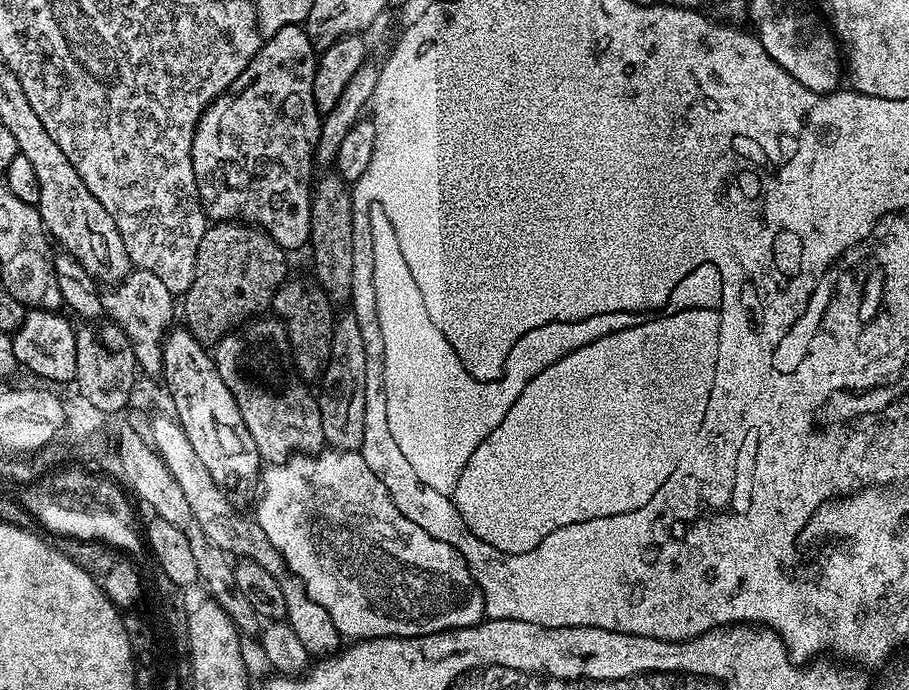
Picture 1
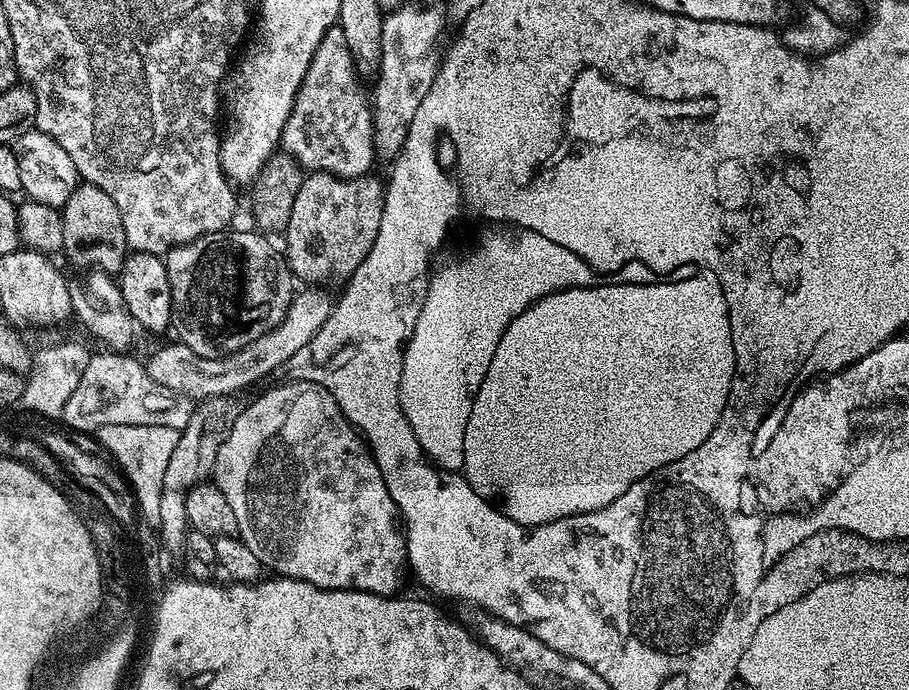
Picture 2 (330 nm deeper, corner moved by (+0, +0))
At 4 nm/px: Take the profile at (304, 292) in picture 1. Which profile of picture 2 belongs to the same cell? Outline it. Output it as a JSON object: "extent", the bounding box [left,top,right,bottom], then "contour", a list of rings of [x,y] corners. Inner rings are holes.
{"extent":[282,172,386,286],"contour":[[[308,172],[305,175],[302,186],[298,190],[298,194],[294,198],[294,206],[290,210],[290,222],[288,227],[282,233],[282,255],[288,262],[288,269],[291,270],[293,277],[297,281],[301,280],[301,285],[304,286],[324,286],[327,285],[327,280],[332,280],[335,276],[347,278],[354,274],[354,270],[366,258],[366,254],[370,250],[370,246],[374,246],[374,238],[378,238],[378,226],[382,224],[382,214],[386,211],[386,188],[383,183],[379,184],[378,181],[372,177],[372,174],[365,174],[363,176],[354,176],[345,178],[342,176],[335,176],[329,172]]]}

